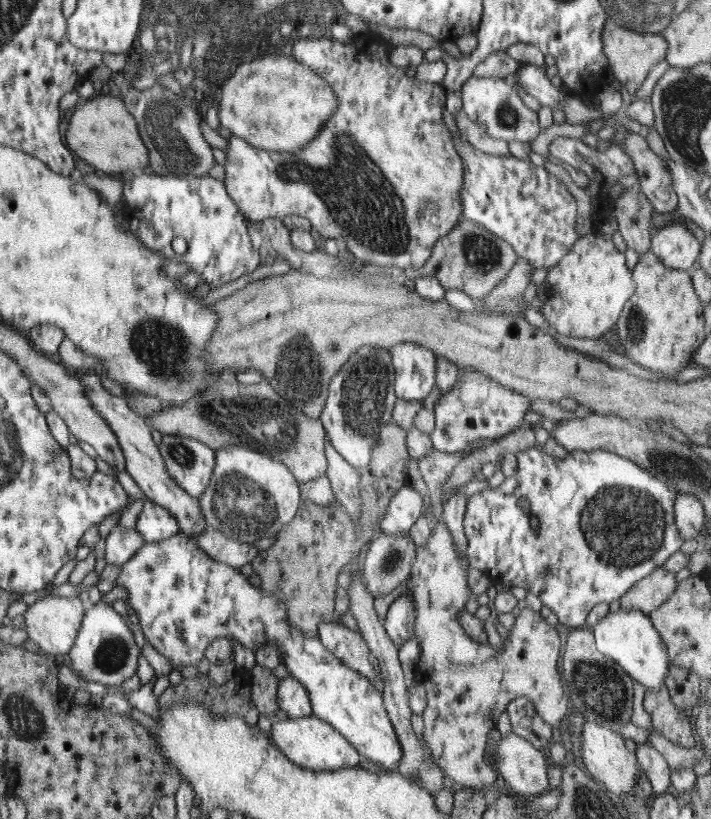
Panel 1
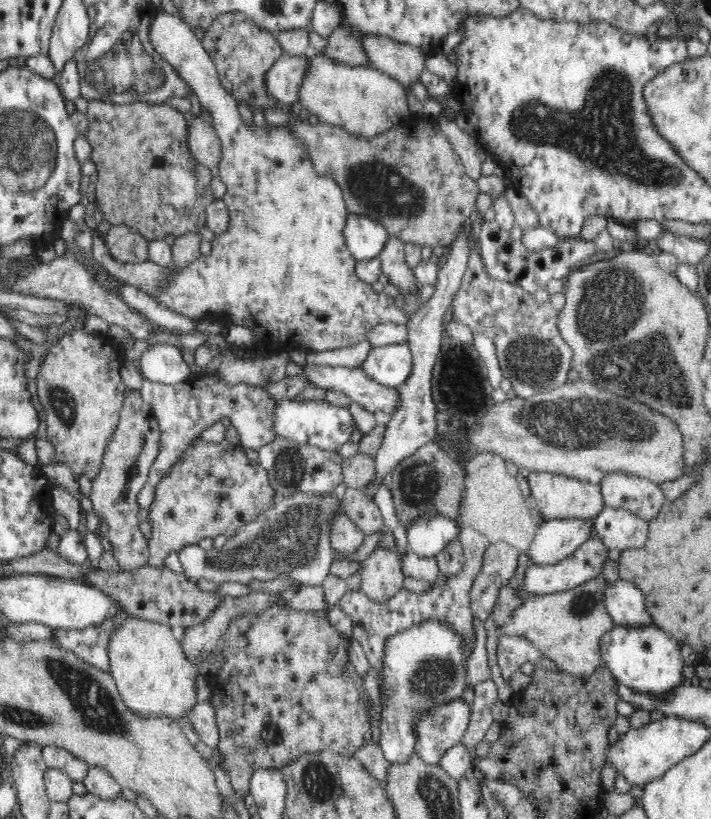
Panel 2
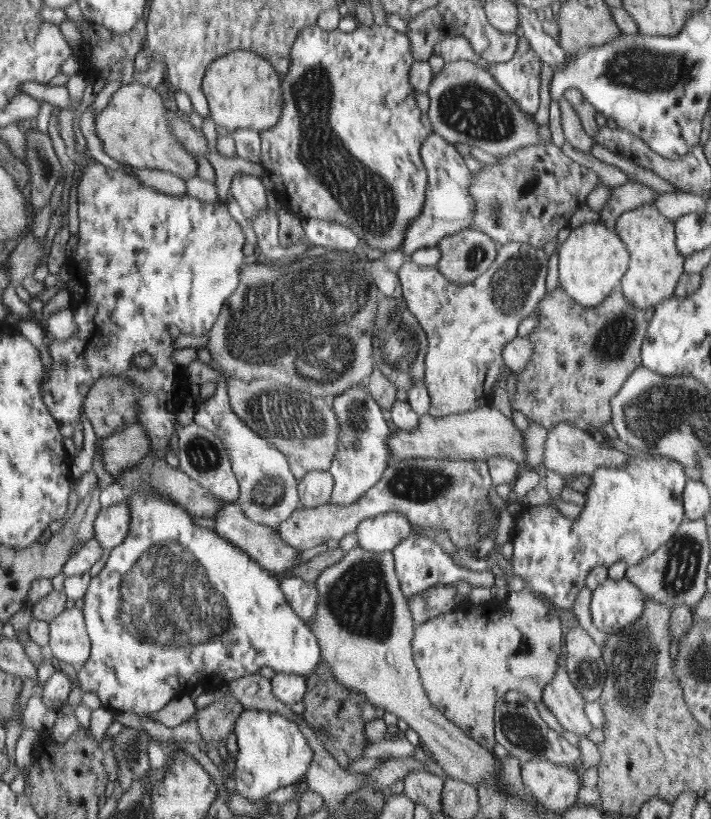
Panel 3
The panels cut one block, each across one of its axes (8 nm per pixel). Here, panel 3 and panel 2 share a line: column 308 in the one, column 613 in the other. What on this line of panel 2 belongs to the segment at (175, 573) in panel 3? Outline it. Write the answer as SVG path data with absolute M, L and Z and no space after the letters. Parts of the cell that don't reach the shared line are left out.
M654 624L615 625L602 634L598 648L603 665L608 667L619 684L634 692L646 692L649 696L666 696L672 688L686 681L682 673L681 644Z

